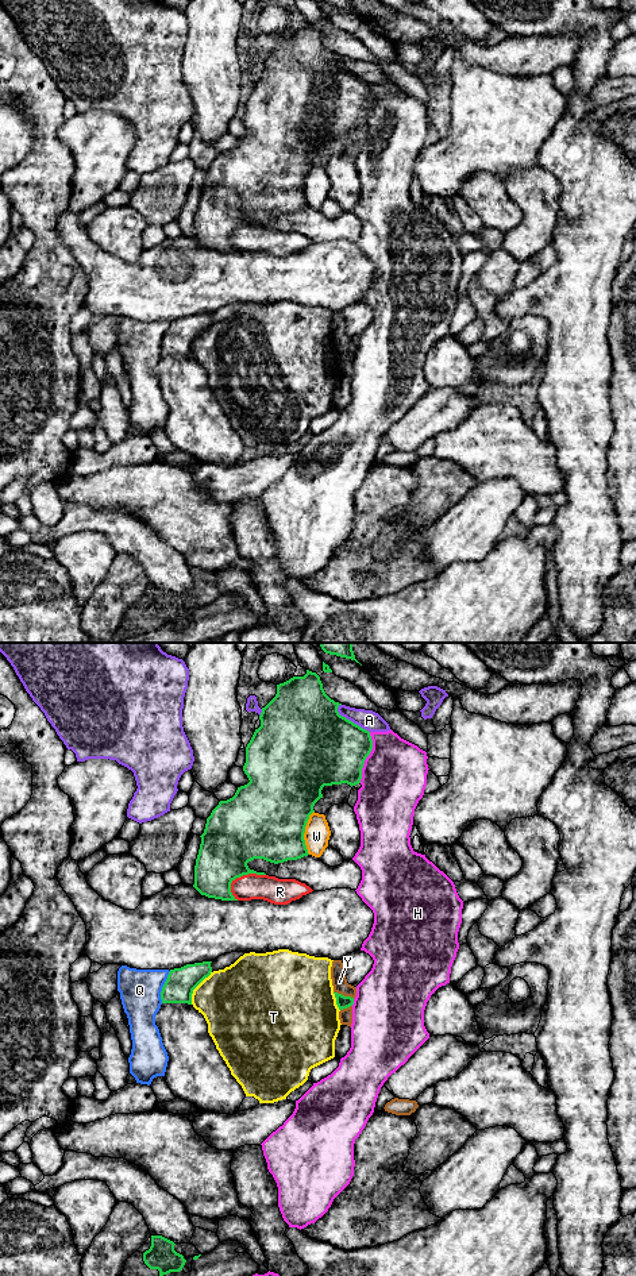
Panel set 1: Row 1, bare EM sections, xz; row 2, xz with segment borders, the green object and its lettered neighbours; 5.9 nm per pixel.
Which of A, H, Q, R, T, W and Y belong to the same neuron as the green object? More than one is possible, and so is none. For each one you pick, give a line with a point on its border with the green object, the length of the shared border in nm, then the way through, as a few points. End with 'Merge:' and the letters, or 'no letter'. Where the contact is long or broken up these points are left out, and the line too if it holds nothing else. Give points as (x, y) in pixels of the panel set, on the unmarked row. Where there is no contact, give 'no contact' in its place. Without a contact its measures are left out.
Merge: no letter

